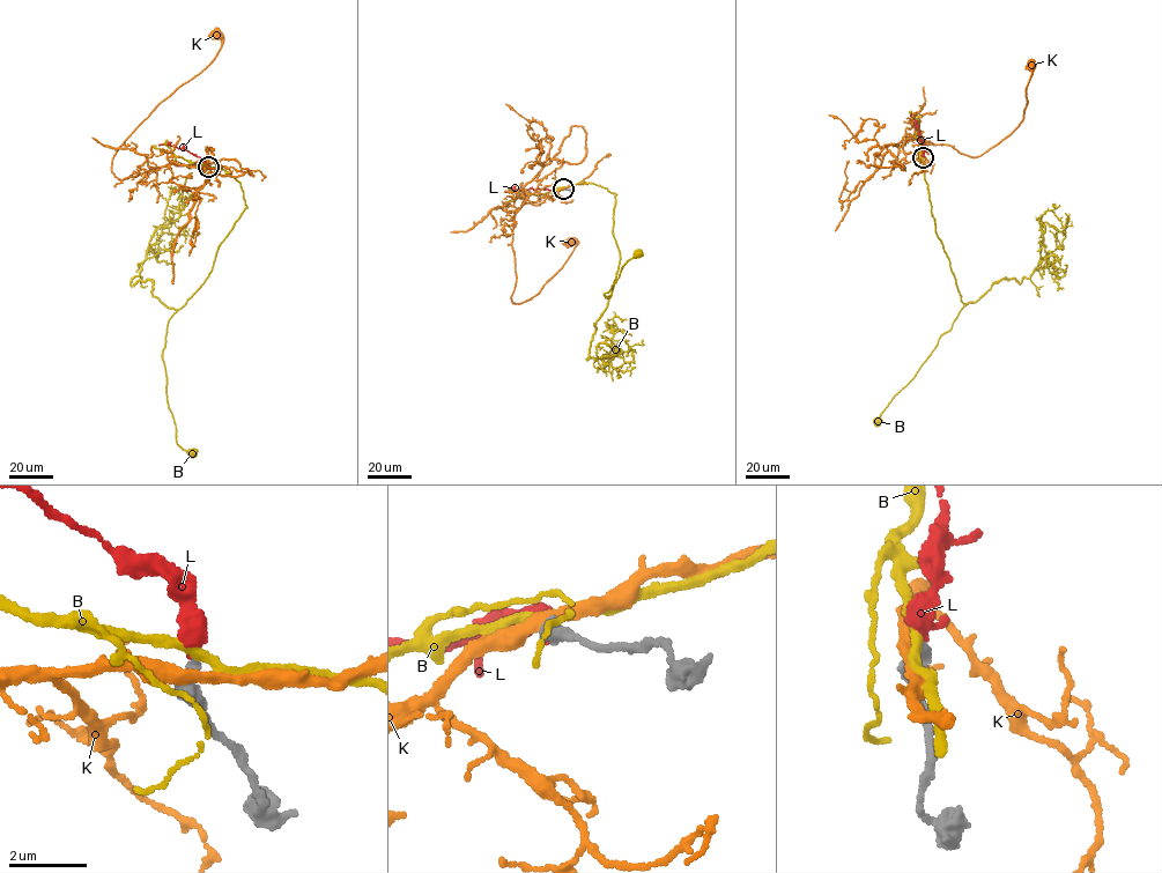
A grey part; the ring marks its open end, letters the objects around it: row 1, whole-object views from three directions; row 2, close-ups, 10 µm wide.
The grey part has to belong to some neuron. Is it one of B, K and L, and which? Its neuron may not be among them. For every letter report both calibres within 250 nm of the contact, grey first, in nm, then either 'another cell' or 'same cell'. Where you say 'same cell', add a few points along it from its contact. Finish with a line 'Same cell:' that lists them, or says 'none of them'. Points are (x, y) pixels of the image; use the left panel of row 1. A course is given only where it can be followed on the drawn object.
B: 400 nm thick on the grey side, 260 nm on the other; another cell
K: 460 nm thick on the grey side, 340 nm on the other; another cell
L: 400 nm thick on the grey side, 280 nm on the other; same cell; it runs (209, 167), (183, 148), (158, 145)
Same cell: L

